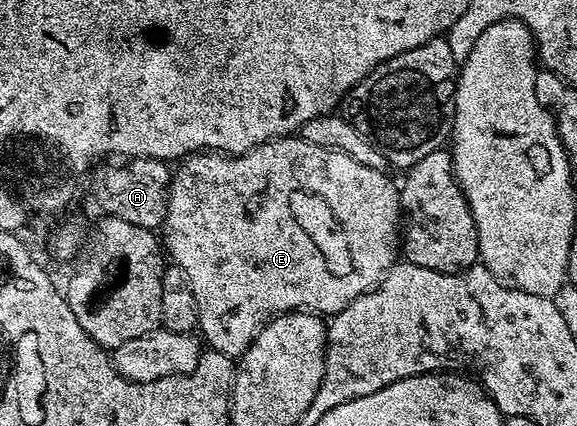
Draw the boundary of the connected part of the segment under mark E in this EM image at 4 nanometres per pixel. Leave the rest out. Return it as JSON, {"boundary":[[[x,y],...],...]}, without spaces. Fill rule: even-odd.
{"boundary":[[[298,134],[269,140],[248,150],[242,156],[228,156],[221,152],[209,151],[196,152],[193,156],[185,157],[173,169],[170,178],[170,193],[166,203],[166,217],[160,229],[160,239],[165,255],[172,261],[173,267],[179,268],[185,274],[186,281],[190,284],[198,311],[197,331],[201,339],[215,352],[231,358],[240,358],[246,353],[250,343],[258,337],[258,331],[283,312],[313,312],[323,318],[329,318],[344,310],[344,306],[348,306],[365,292],[374,291],[400,256],[400,188],[388,177],[386,172],[372,170],[372,166],[363,166],[356,162],[356,158],[348,158],[343,152],[328,150],[324,146],[312,146],[312,142],[304,142]]]}

